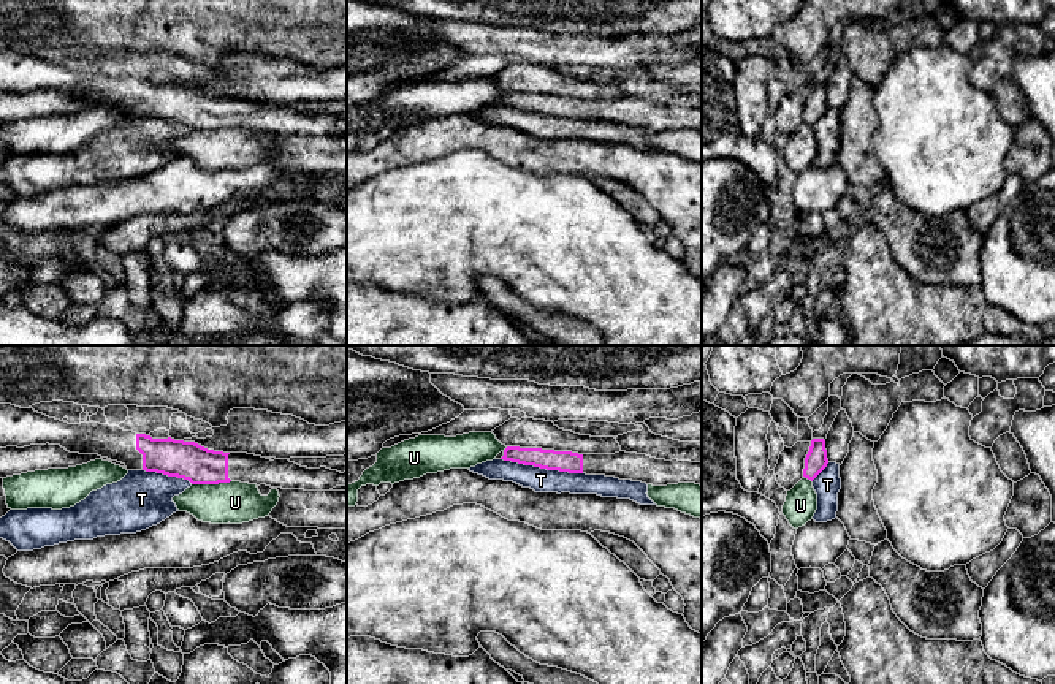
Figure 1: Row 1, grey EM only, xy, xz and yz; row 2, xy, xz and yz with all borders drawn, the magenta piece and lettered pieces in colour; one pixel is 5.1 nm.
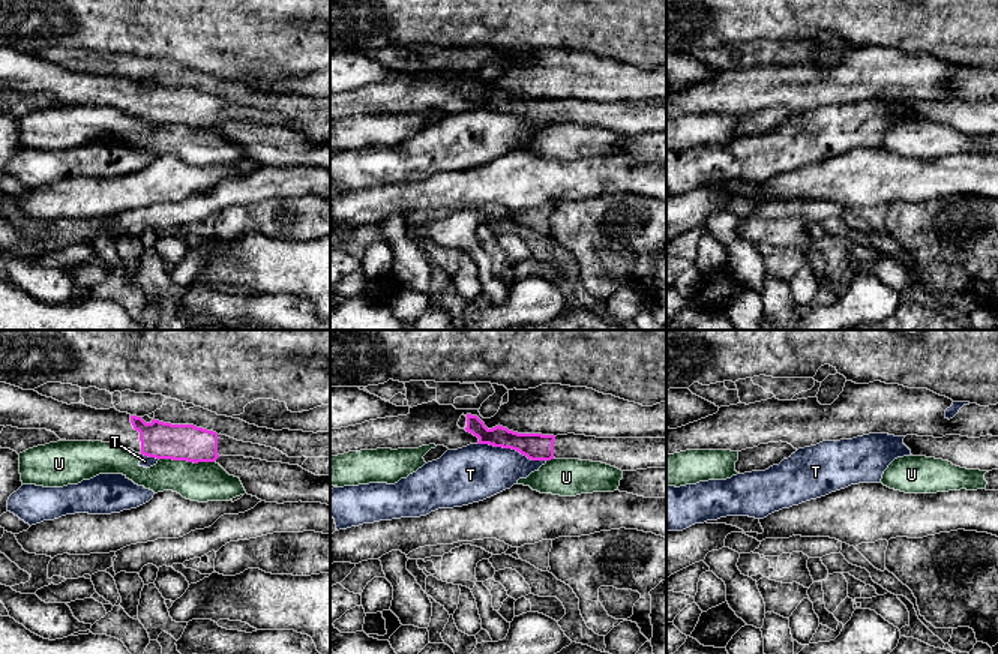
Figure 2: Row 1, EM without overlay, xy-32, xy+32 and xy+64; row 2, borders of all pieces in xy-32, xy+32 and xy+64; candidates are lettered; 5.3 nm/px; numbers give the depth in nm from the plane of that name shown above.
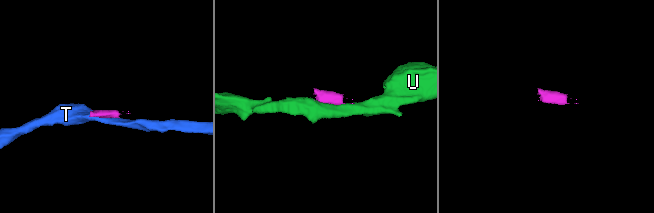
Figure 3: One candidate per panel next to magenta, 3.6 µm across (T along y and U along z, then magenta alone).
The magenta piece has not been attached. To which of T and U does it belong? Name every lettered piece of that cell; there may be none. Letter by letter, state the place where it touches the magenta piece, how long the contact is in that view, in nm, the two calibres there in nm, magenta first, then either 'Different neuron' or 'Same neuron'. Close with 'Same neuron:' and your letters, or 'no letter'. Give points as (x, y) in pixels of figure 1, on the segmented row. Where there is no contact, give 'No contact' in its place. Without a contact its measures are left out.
T: Touches magenta at xz (542, 467). Shared border 420 nm. Thickness 110 nm (magenta) against 120 nm. Different neuron
U: Touches magenta at xy (211, 483). Shared border 200 nm. Thickness 190 nm (magenta) against 220 nm. Different neuron
Same neuron: no letter

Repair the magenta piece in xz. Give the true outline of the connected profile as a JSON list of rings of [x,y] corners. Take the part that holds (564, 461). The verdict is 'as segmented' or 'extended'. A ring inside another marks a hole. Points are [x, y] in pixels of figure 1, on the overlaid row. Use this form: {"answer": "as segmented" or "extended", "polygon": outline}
{"answer": "extended", "polygon": [[[507,446],[496,459],[569,473],[605,475],[653,486],[695,483],[702,486],[702,462],[665,461],[646,454],[578,454],[542,448]]]}

